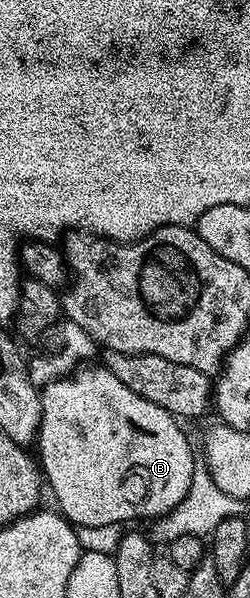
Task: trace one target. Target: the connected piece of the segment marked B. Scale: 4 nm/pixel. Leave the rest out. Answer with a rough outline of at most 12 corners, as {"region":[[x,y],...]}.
{"region":[[83,367],[41,389],[36,449],[79,529],[166,516],[183,425]]}

